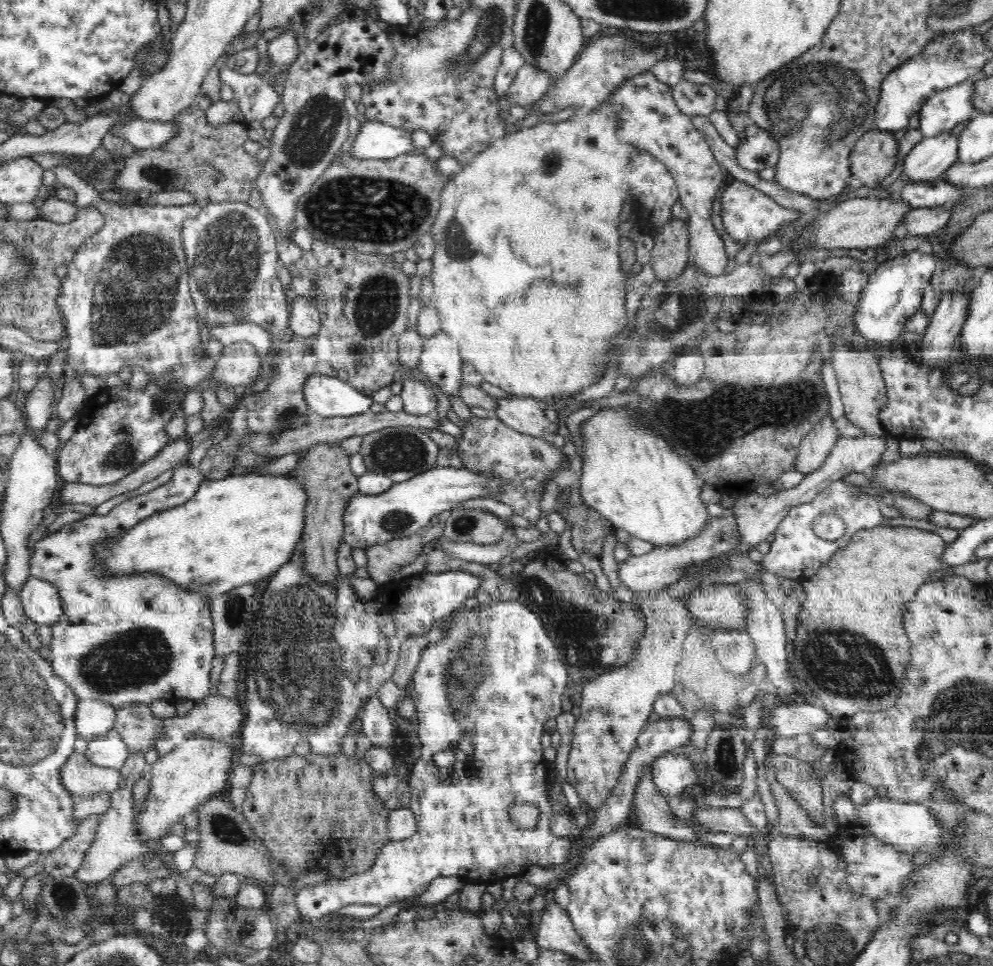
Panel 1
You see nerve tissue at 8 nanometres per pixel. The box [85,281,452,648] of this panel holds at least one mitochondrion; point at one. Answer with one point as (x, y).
(395, 452)

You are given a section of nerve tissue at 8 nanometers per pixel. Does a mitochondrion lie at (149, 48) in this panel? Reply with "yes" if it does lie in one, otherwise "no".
no

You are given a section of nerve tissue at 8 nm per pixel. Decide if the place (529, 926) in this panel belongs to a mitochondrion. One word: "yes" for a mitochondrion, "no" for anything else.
no

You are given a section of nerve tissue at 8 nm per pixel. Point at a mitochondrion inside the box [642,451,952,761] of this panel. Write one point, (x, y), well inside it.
(842, 662)

